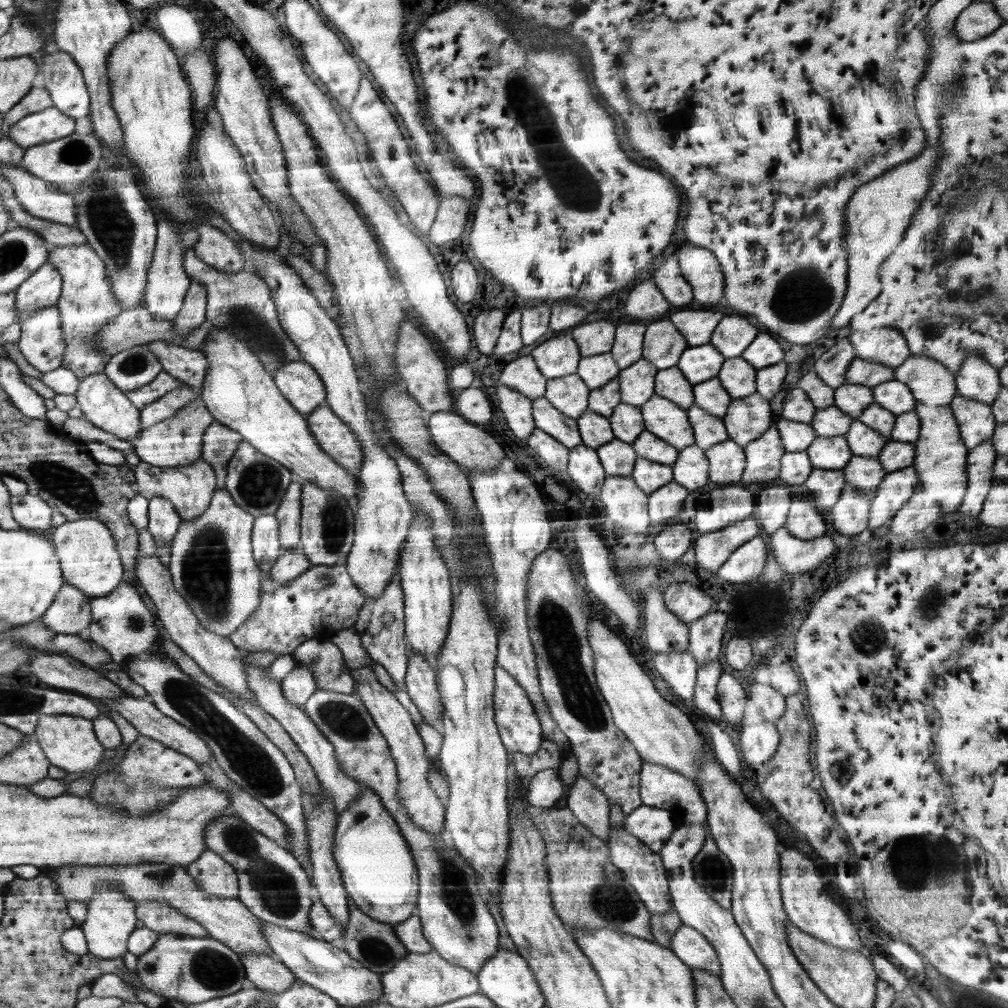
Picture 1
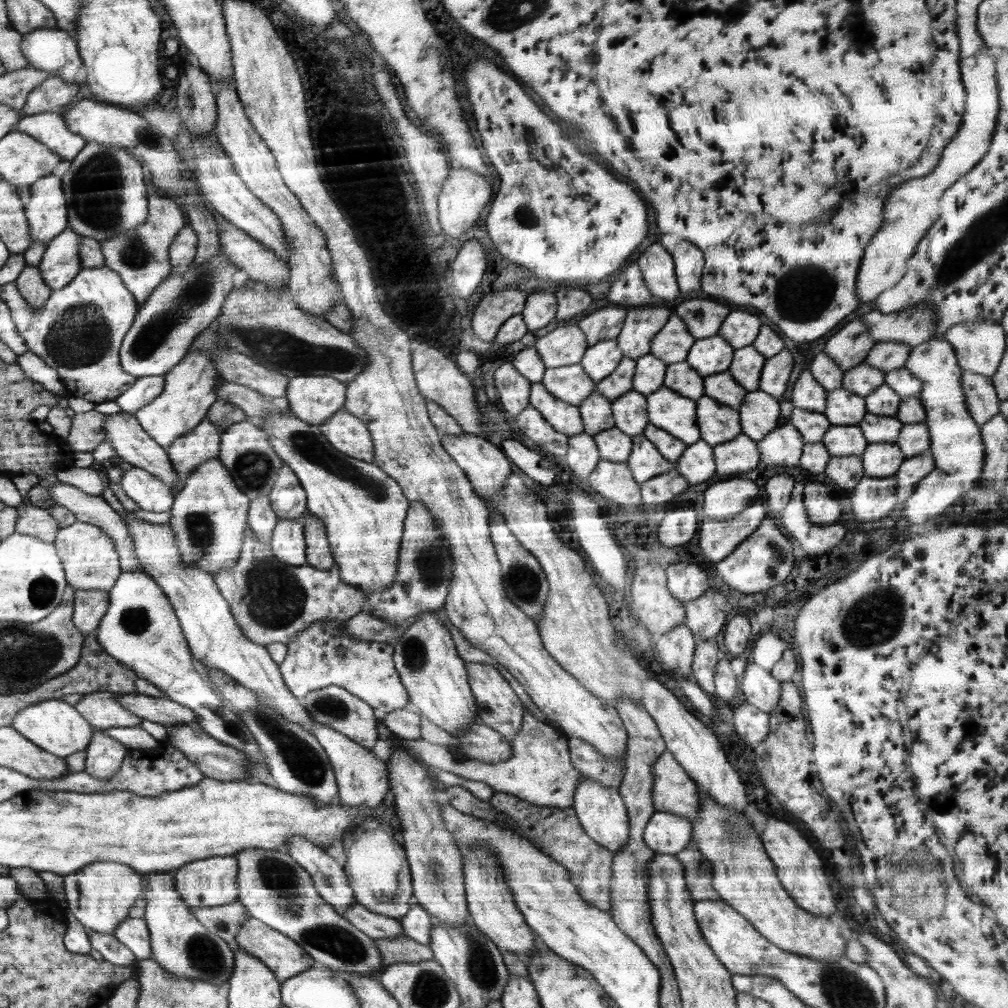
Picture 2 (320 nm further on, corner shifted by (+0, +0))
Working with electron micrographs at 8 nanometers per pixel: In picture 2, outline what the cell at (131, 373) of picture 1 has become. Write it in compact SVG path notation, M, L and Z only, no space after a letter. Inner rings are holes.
M220 250L220 253L212 256L206 264L198 264L198 266L191 264L187 267L186 272L180 274L174 273L166 282L160 284L147 304L140 307L134 324L123 339L118 351L122 369L135 377L164 376L174 369L188 355L191 346L199 338L199 335L215 323L222 313L228 295L236 288L236 284L232 282L232 278L234 278L234 274L238 270L239 268L232 266L232 262L230 262L227 255Z

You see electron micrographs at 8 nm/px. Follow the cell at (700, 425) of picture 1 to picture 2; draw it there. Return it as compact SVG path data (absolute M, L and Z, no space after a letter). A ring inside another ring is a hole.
M704 395L696 401L701 439L710 446L731 441L741 433L738 411Z

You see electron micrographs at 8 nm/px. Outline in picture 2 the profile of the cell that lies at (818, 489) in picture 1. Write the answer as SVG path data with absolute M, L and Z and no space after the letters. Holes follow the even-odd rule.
M831 457L824 473L840 484L842 494L851 492L865 476L862 457Z

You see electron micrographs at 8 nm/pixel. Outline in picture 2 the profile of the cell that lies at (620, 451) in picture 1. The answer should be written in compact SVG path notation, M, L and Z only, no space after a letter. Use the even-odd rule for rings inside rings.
M615 426L601 433L593 434L599 455L604 460L627 462L632 450L632 437L624 434Z

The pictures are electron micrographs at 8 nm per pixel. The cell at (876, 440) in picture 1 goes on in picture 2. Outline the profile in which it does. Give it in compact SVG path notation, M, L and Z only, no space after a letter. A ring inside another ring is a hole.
M867 412L858 425L869 443L889 443L896 442L903 422L896 416L882 416Z

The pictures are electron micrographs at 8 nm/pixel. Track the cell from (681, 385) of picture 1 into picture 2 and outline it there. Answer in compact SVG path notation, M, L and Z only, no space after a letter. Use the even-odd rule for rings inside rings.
M686 361L667 365L663 386L697 401L704 394L703 376Z

